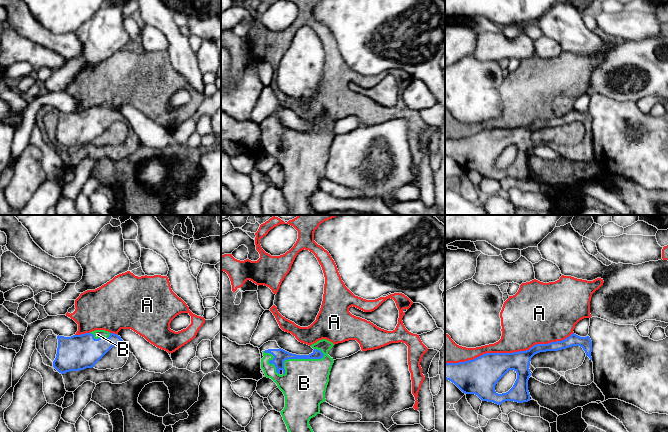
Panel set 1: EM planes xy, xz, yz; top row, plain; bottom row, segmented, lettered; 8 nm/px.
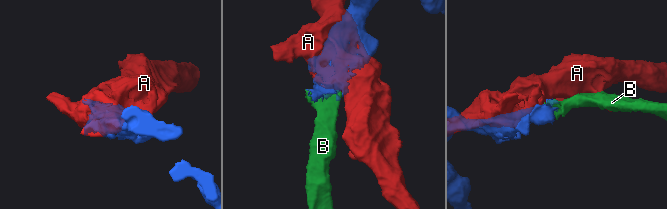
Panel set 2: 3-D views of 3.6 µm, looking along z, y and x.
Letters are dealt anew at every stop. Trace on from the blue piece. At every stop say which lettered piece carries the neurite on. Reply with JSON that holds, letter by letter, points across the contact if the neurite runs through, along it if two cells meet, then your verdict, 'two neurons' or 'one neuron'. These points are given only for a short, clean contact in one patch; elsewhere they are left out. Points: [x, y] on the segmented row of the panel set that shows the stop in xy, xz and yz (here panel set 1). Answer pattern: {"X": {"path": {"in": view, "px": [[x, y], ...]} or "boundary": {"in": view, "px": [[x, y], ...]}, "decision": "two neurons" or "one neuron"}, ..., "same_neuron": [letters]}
{"A": {"decision": "two neurons"}, "B": {"decision": "one neuron"}, "same_neuron": ["B"]}

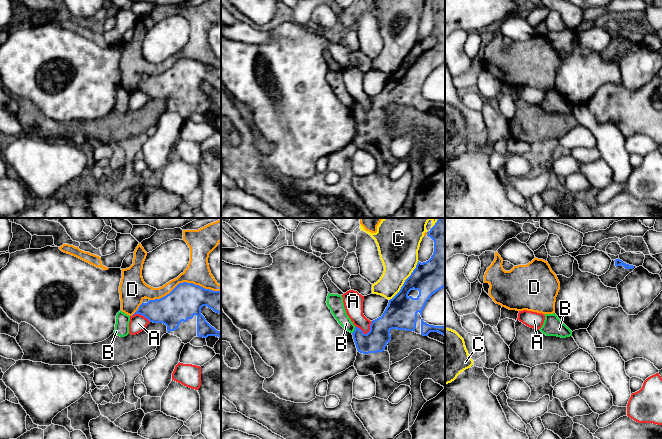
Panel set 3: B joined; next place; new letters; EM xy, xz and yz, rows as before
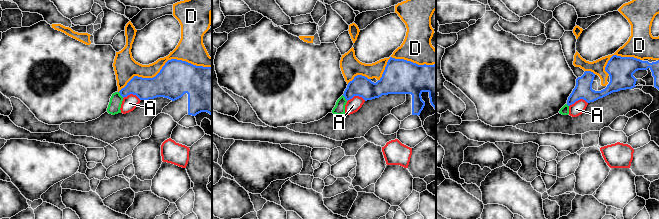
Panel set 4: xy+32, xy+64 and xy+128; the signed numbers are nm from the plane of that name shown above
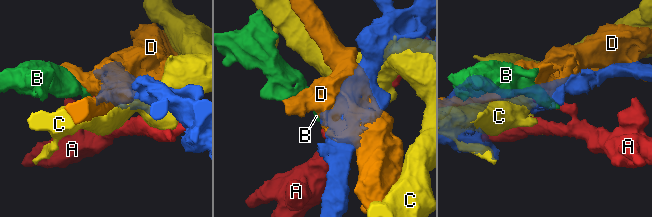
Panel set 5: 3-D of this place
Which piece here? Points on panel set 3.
{"A": {"decision": "two neurons"}, "B": {"boundary": {"in": "xz", "px": [[355, 326], [352, 333]]}, "decision": "two neurons"}, "C": {"decision": "two neurons"}, "D": {"decision": "two neurons"}, "same_neuron": []}

